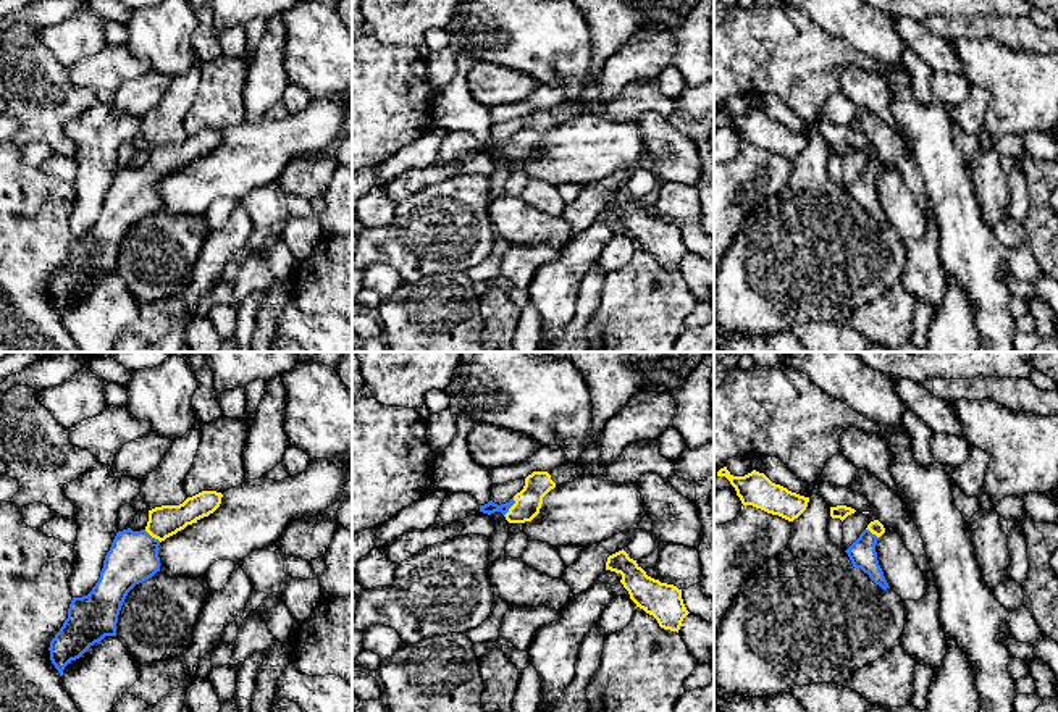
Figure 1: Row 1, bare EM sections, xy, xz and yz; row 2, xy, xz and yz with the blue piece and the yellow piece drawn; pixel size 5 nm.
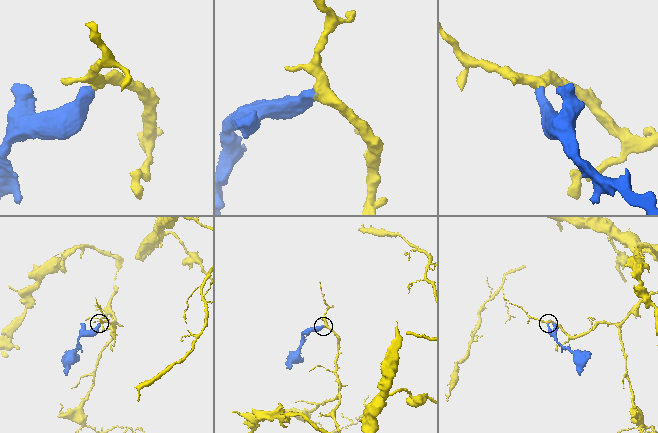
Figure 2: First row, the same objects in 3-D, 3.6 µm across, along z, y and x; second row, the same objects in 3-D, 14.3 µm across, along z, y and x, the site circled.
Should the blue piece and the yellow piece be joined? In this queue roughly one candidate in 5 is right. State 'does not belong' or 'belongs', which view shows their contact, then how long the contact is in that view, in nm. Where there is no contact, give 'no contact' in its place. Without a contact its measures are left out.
belongs | xz | 110 nm

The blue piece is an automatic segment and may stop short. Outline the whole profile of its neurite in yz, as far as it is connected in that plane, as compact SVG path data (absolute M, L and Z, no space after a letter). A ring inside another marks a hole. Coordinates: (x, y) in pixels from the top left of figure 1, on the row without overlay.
M874 158L859 176L845 189L854 207L861 207L882 228L890 226L877 199L875 182L885 171L884 163Z

